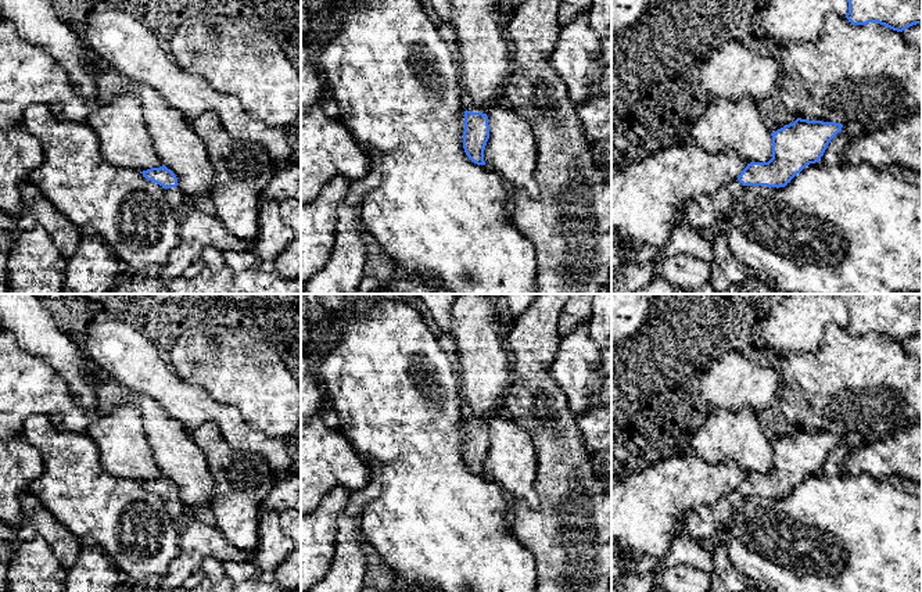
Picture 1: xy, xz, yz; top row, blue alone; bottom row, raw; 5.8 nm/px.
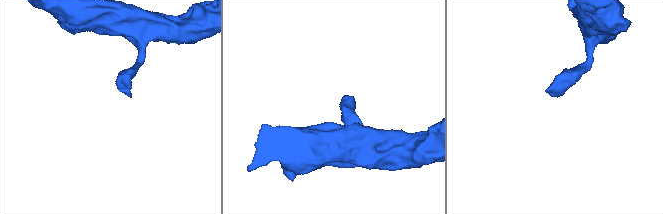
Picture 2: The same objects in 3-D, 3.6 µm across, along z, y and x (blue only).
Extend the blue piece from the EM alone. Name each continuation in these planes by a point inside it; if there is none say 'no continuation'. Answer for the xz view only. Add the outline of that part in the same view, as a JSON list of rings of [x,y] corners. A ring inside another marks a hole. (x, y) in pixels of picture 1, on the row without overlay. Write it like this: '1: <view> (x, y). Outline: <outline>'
1: xz (466, 411). Outline: [[[462,399],[462,413],[467,421],[482,423],[482,424],[487,424],[488,419],[492,415],[492,413],[485,413],[485,415],[480,415],[480,416],[474,415],[471,412],[469,403],[464,399]]]

